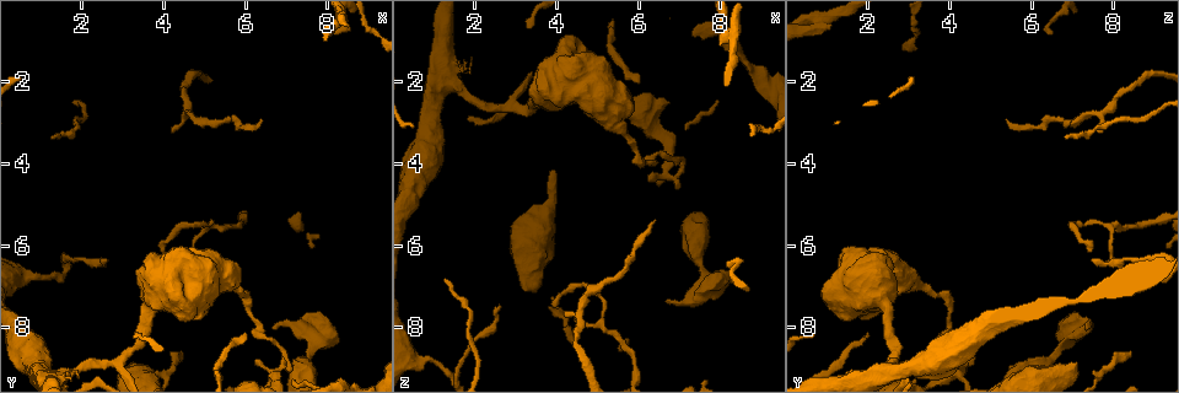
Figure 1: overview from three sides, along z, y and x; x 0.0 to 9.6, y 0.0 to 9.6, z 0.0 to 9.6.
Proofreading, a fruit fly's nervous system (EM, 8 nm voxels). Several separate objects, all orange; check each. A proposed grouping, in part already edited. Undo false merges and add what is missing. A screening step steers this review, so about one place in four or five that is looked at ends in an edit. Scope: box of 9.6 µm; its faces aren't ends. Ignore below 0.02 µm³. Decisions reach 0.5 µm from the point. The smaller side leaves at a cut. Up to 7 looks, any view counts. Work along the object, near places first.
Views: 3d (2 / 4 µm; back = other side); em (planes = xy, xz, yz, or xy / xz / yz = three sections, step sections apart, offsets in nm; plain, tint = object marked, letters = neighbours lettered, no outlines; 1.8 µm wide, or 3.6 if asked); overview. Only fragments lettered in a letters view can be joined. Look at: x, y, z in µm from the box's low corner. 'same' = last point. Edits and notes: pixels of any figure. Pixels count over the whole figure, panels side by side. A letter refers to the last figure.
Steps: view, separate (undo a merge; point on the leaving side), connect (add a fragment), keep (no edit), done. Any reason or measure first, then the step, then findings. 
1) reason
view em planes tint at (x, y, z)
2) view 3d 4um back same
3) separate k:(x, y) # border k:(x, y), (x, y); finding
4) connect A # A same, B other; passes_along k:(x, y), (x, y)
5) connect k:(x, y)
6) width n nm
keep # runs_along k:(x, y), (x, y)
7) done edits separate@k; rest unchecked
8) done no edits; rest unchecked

sharp bend
view 3d 4um back at (8.05, 0.70, 0.80)

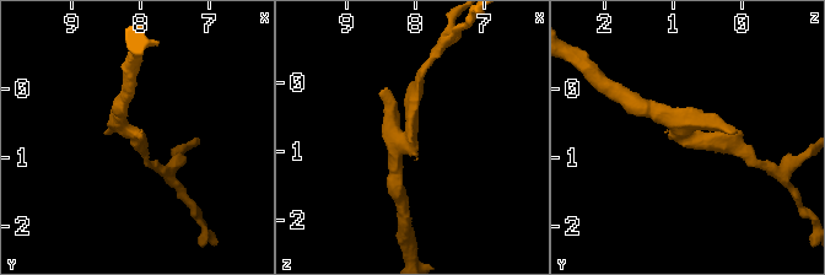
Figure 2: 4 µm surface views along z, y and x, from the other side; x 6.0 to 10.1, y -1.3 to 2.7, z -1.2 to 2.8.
now the EM
view em planes tint at (8.10, 0.70, 0.80)

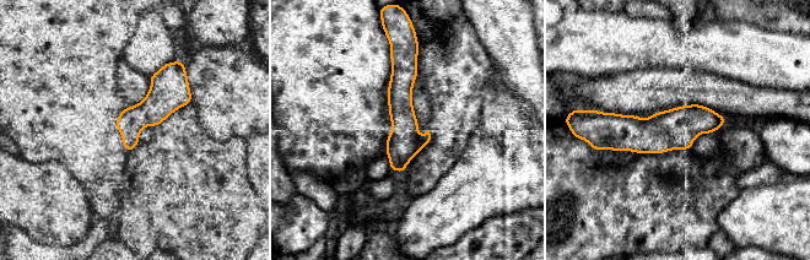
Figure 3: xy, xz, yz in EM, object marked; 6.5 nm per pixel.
what lies round it
view em planes letters same

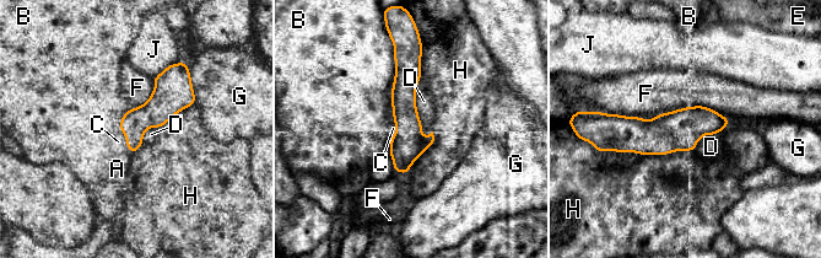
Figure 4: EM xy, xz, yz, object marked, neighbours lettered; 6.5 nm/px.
width 190 nm
keep # A other, B other, C other, D other, E other, F other, G other, H other, J other; border 4:(421, 74), (416, 111), (426, 136); continuous, no second neuron

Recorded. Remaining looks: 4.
a narrow waist
view 3d 4um at (5.40, 3.00, 6.80)

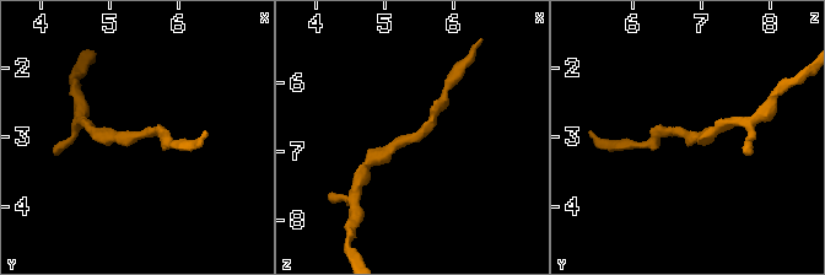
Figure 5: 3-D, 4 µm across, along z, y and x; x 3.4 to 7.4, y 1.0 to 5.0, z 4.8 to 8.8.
now the EM
view em planes plain at (5.40, 3.00, 6.75)

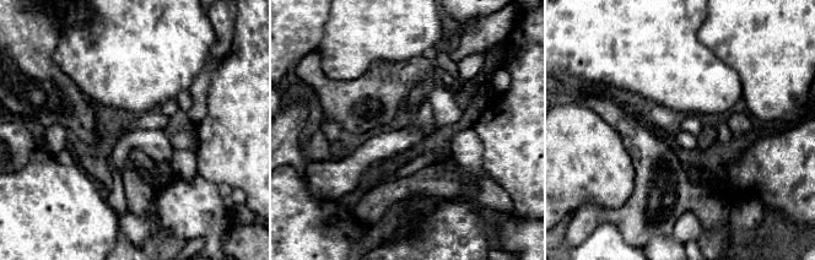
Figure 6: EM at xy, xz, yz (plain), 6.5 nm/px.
view em planes letters same

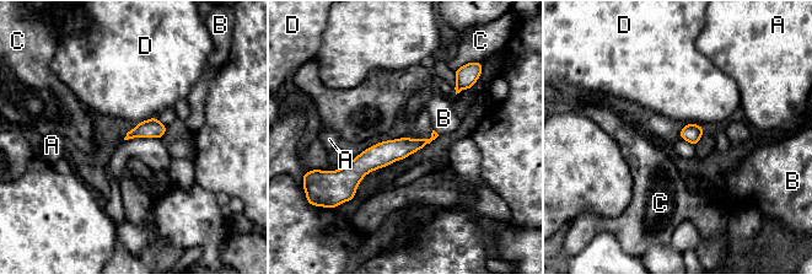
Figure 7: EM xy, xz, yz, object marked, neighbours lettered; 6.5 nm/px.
width 130 nm
keep # A other, B other, C other, D other; runs_along 7:(424, 141), (378, 155), (343, 176); all the same neuron

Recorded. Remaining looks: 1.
done no edits; rest unchecked

